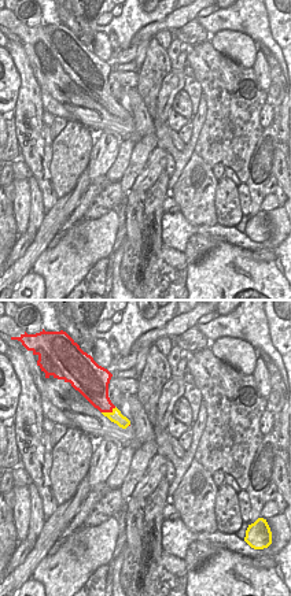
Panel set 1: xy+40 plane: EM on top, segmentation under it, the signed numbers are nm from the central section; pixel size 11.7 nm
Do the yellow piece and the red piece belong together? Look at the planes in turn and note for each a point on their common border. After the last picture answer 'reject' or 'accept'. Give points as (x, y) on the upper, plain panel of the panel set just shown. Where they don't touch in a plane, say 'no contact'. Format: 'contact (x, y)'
contact (109, 106)

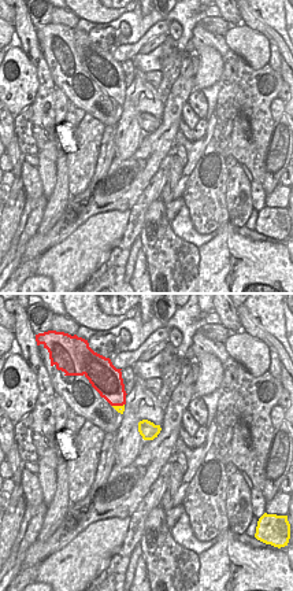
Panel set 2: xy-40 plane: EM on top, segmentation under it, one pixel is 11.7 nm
contact (118, 99)

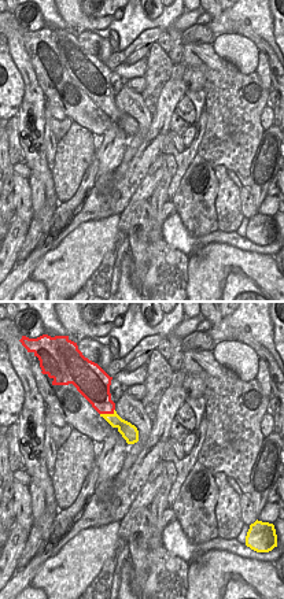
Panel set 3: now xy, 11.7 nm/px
contact (107, 107)

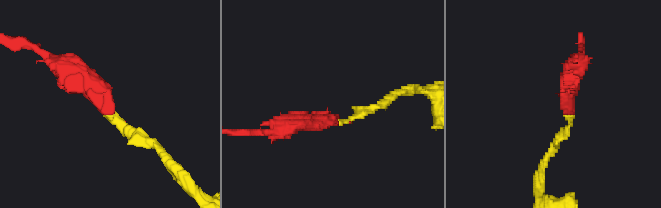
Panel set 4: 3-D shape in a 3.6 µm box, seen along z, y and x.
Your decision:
accept

